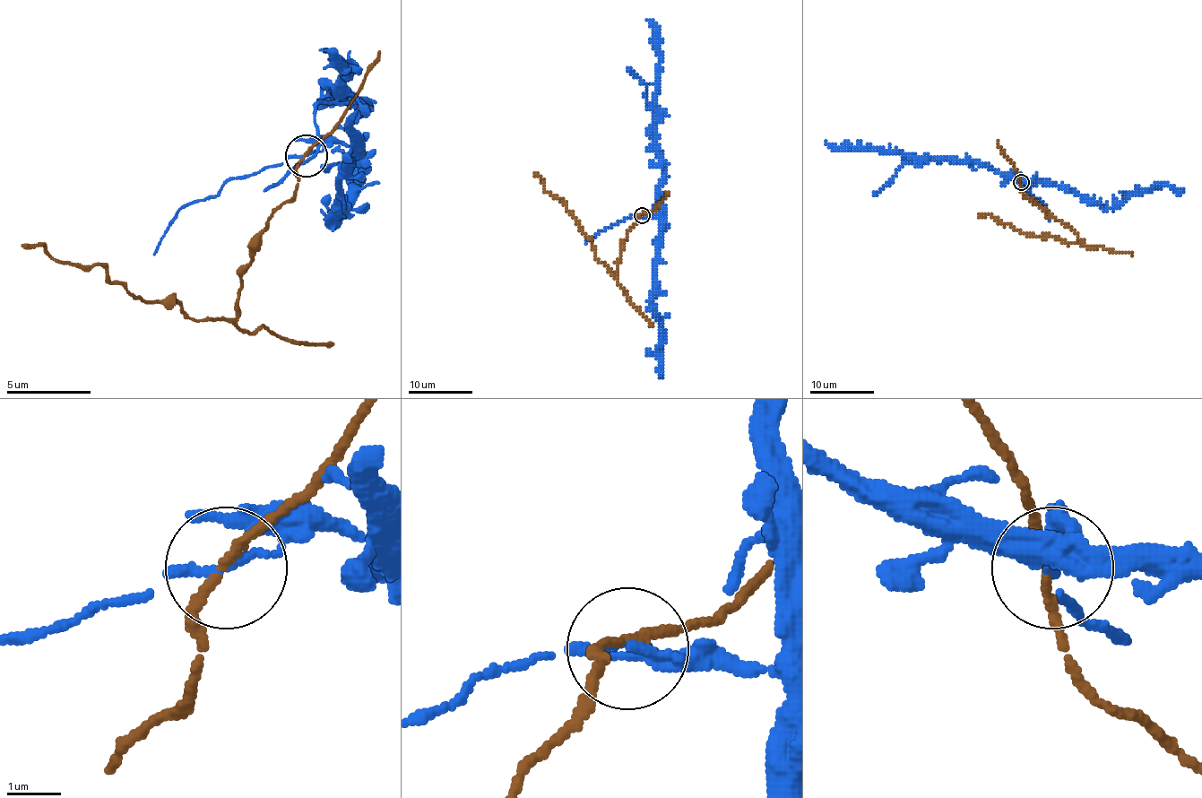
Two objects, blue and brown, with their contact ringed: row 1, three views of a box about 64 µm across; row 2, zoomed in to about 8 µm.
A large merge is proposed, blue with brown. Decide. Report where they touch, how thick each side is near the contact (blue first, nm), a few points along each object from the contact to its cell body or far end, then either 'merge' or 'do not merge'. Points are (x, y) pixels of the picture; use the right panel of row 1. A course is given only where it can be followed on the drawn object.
at (1021, 182); 200 nm thick on the blue side, 150 nm on the other; blue runs (1021, 181), (1023, 177), (1005, 178), (980, 164), (906, 158), (900, 152), (834, 146), (825, 142); brown runs (1019, 181), (1024, 194), (1067, 224), (1082, 242), (1067, 244), (1045, 236), (1027, 236), (994, 216), (980, 216); do not merge

